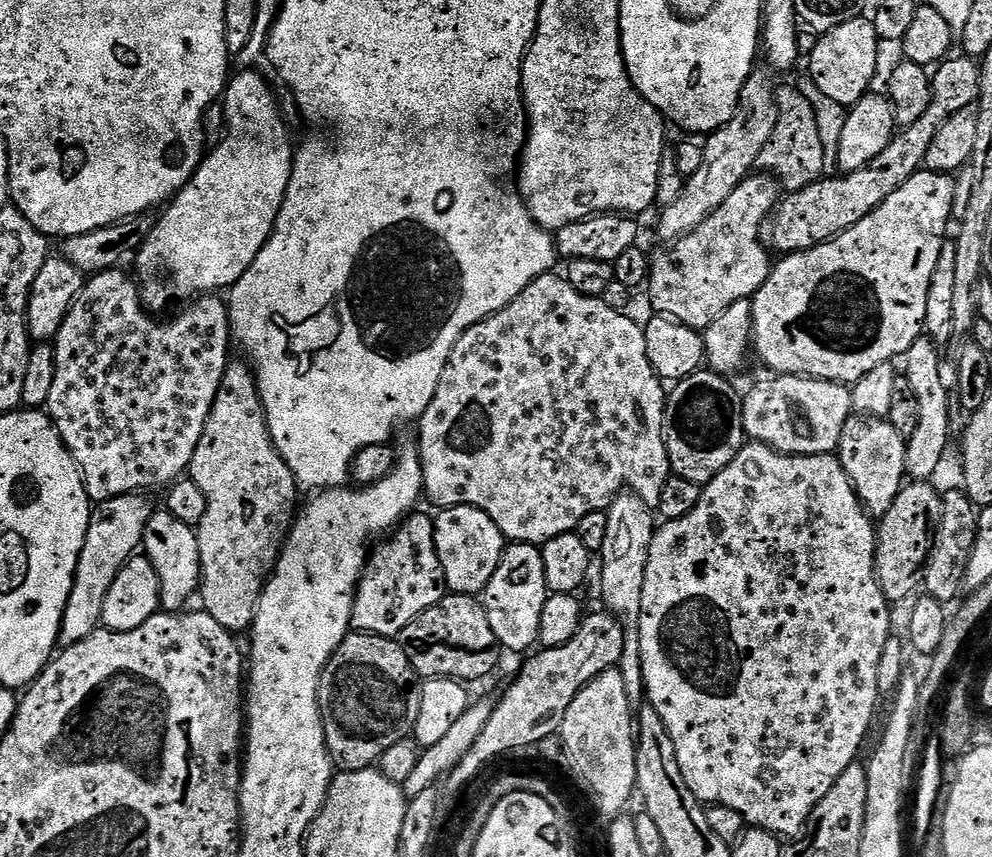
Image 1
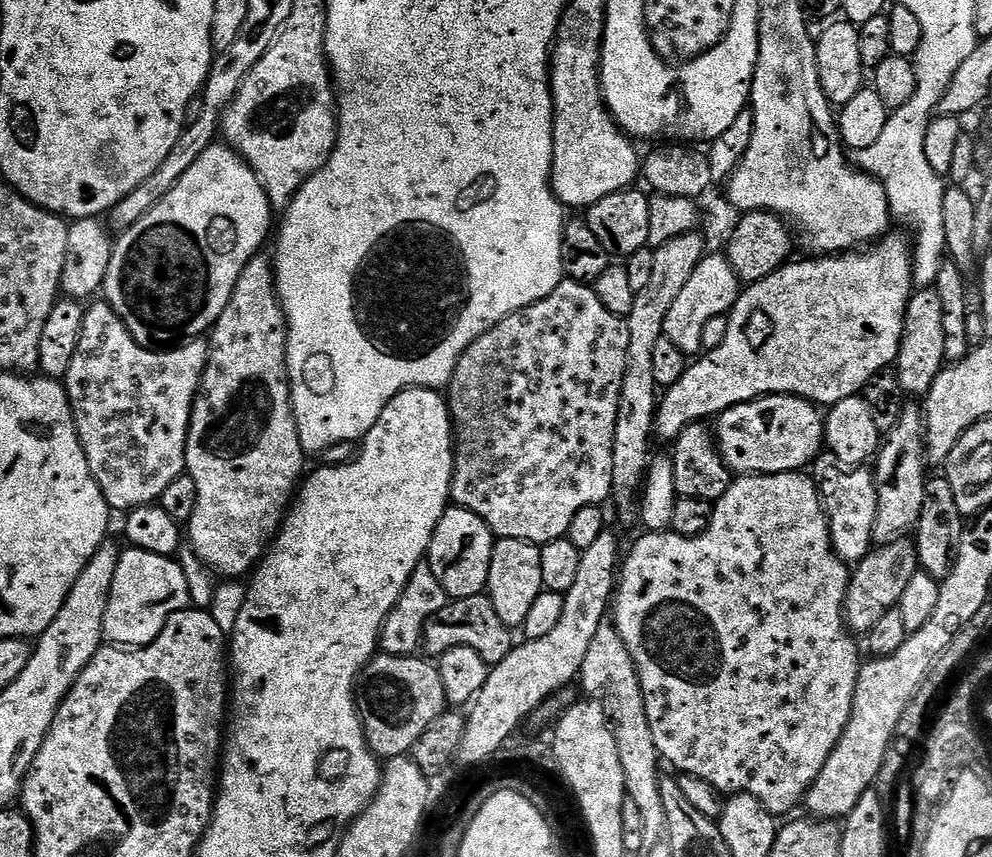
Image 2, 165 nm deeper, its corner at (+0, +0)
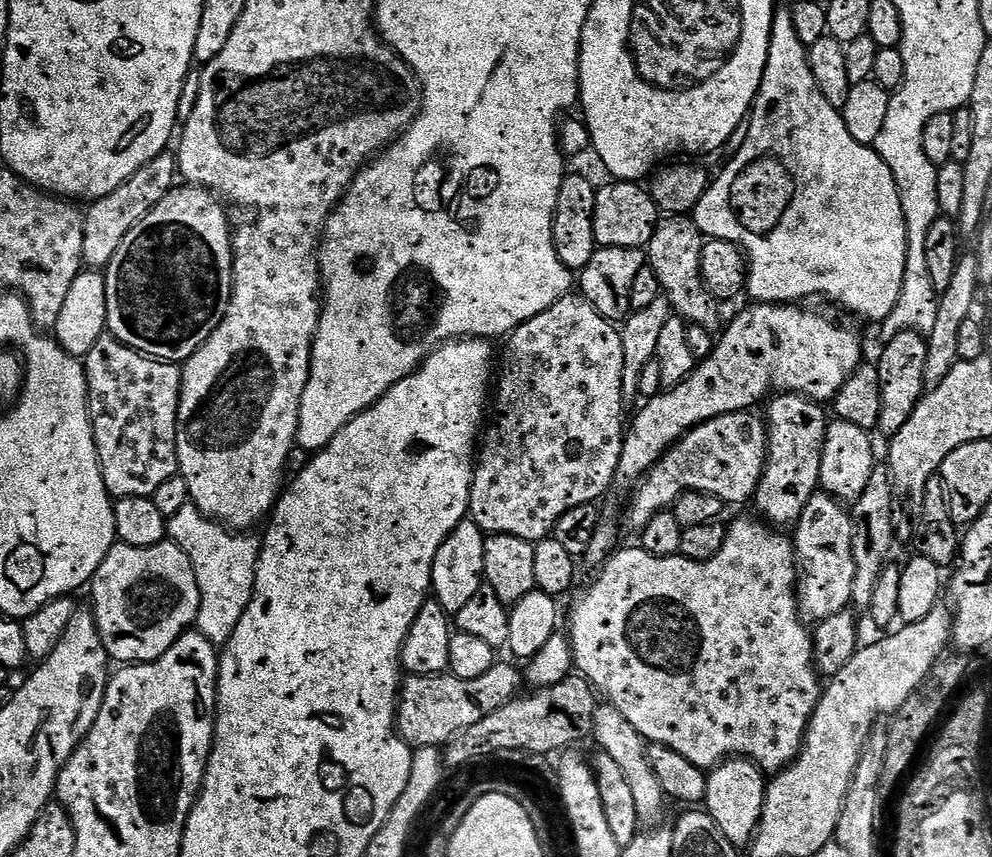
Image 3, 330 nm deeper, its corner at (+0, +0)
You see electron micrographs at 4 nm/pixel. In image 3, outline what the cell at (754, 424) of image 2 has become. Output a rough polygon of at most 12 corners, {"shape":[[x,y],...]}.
{"shape":[[727,412],[691,428],[635,485],[642,530],[683,492],[753,499],[768,425]]}

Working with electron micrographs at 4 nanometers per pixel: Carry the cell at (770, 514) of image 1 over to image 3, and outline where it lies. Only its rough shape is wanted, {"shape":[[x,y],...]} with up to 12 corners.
{"shape":[[796,545],[621,547],[575,671],[711,770],[796,759],[822,680]]}

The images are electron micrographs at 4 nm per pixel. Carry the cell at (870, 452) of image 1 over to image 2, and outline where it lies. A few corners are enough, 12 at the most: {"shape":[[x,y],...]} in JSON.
{"shape":[[828,454],[811,465],[832,550],[868,557],[878,518],[875,475]]}

